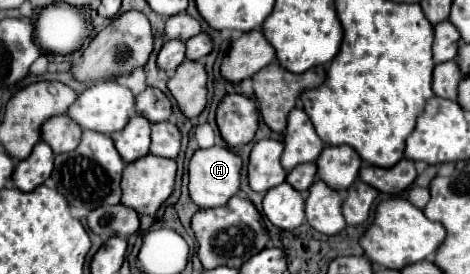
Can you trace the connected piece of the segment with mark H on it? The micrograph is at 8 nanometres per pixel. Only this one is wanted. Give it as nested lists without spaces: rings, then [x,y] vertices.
[[[210,147],[210,149],[198,149],[188,167],[190,175],[190,199],[200,207],[200,209],[210,209],[210,207],[224,207],[230,197],[238,195],[240,191],[240,171],[242,171],[242,159],[228,147]]]

